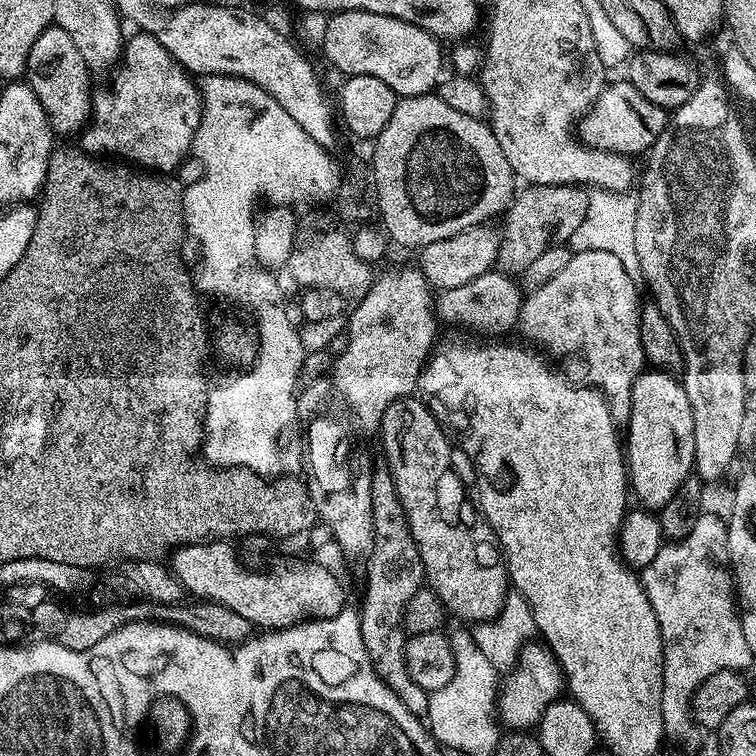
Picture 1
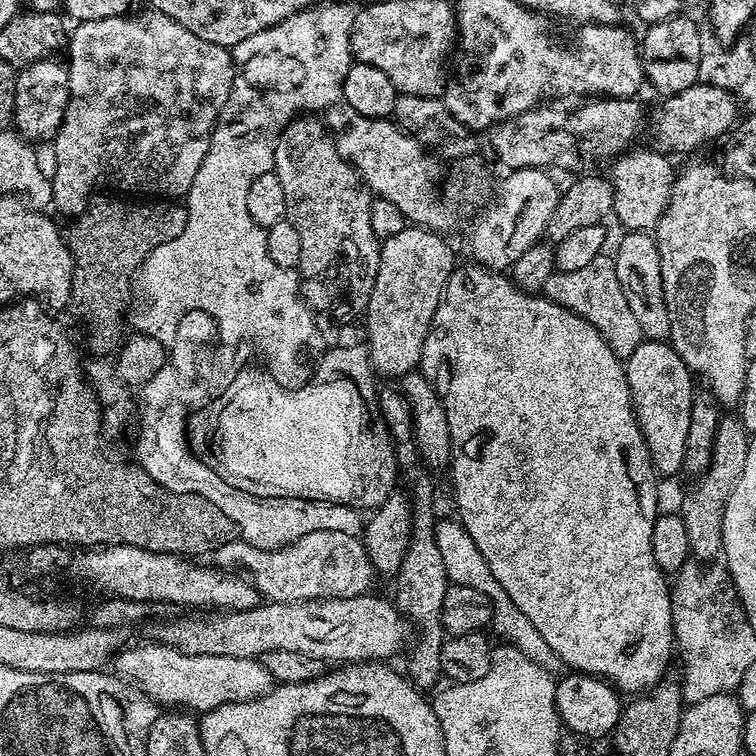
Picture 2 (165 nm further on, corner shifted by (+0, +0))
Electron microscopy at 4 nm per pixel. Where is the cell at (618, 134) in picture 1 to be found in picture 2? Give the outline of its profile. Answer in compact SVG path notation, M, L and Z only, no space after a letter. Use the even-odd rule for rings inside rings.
M694 83L678 94L661 99L660 109L652 116L651 142L660 152L692 152L707 140L716 140L728 127L737 123L738 105L735 98L724 88Z

